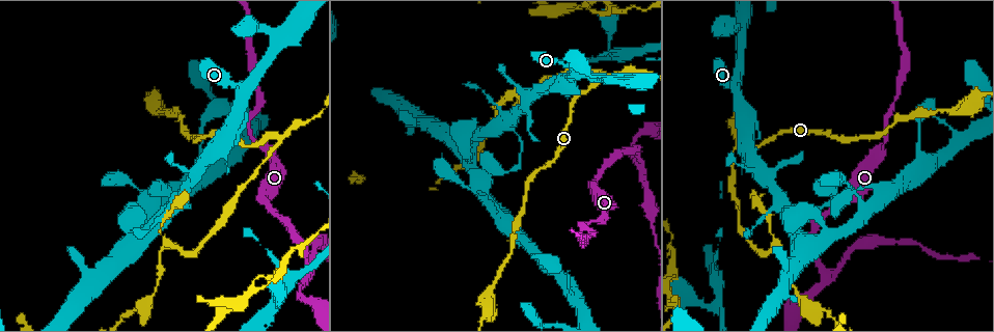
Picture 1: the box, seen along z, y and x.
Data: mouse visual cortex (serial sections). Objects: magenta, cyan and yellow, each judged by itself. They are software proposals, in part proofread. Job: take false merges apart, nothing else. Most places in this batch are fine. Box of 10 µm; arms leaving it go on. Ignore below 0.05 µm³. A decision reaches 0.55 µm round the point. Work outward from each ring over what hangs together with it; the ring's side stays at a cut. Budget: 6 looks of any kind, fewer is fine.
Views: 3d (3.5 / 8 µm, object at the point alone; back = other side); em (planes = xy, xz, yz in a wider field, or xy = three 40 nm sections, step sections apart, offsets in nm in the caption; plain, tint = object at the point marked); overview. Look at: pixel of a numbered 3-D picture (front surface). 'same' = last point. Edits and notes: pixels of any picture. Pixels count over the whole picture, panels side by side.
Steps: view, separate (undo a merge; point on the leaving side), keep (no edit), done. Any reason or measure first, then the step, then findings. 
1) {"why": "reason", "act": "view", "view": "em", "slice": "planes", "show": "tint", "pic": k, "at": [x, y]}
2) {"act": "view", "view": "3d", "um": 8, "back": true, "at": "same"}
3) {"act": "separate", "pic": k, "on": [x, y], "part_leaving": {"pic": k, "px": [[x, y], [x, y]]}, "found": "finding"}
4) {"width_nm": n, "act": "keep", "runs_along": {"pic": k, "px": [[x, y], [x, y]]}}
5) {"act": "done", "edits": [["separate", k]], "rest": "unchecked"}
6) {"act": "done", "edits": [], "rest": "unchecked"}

{"why": "four arms meet", "act": "view", "view": "3d", "um": 3.5, "pic": 1, "at": [142, 193]}

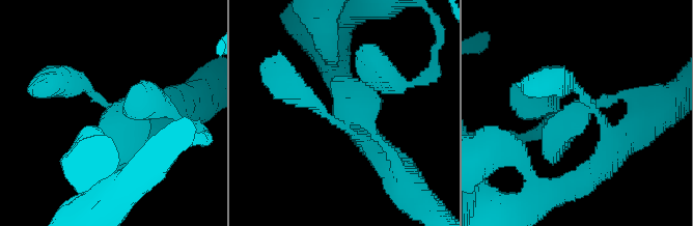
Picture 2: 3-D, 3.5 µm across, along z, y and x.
{"act": "view", "view": "em", "slice": "xy", "step": 3, "show": "tint", "pic": 2, "at": [597, 111]}

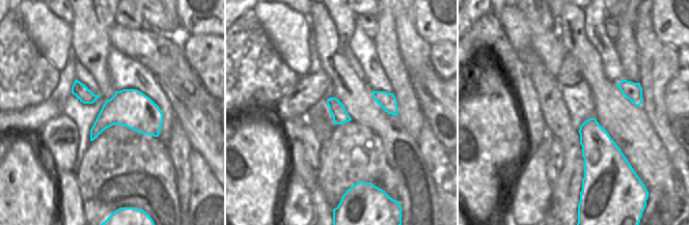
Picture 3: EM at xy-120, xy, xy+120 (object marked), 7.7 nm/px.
{"arm_widths_nm": [200, 300, 350, 400], "act": "keep", "runs_along": {"pic": 2, "px": [[604, 162], [596, 111], [556, 123], [539, 108]]}, "found": "continuous, no second cell"}

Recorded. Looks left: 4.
{"act": "view", "view": "3d", "um": 3.5, "pic": 1, "at": [641, 160]}

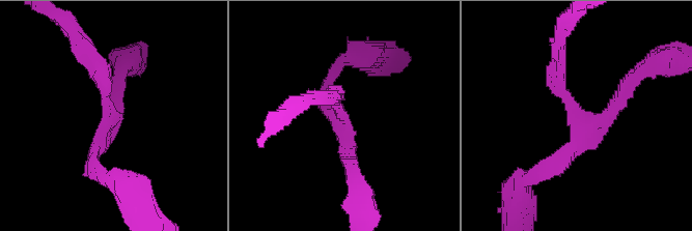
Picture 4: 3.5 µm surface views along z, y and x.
{"arms": 3, "arm_widths_nm": [200, 200, 250], "act": "view", "view": "em", "slice": "xy", "step": 2, "show": "tint", "pic": 4, "at": [108, 108]}

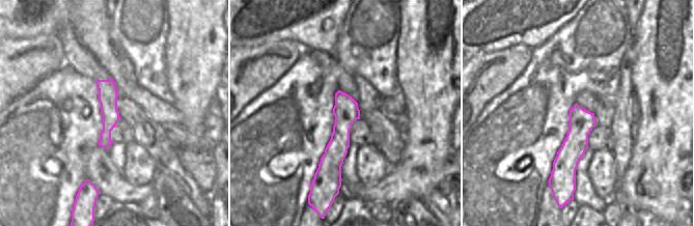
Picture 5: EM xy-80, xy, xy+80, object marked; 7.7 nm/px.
{"act": "keep", "runs_along": {"pic": 5, "px": [[339, 93], [337, 182]]}, "found": "one cell here"}

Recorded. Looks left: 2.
{"why": "thin neck", "act": "view", "view": "3d", "um": 3.5, "back": true, "pic": 1, "at": [610, 73]}

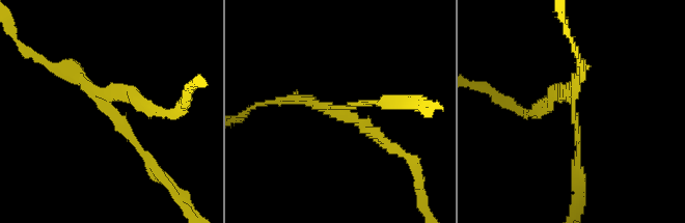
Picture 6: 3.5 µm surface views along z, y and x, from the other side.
{"arms": 3, "arm_widths_nm": [100, 150, 200], "act": "view", "view": "em", "slice": "xy", "step": 3, "show": "tint", "pic": 6, "at": [343, 112]}

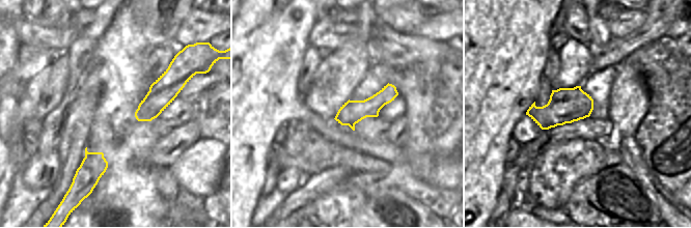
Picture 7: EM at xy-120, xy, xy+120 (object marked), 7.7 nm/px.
{"act": "separate", "pic": 6, "on": [129, 134], "part_leaving": {"pic": 6, "px": [[109, 103], [151, 167], [170, 186]]}, "found": "a second cell is stuck on"}

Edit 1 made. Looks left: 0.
{"act": "done", "edits": [["separate", 6]], "rest": "unchecked"}

